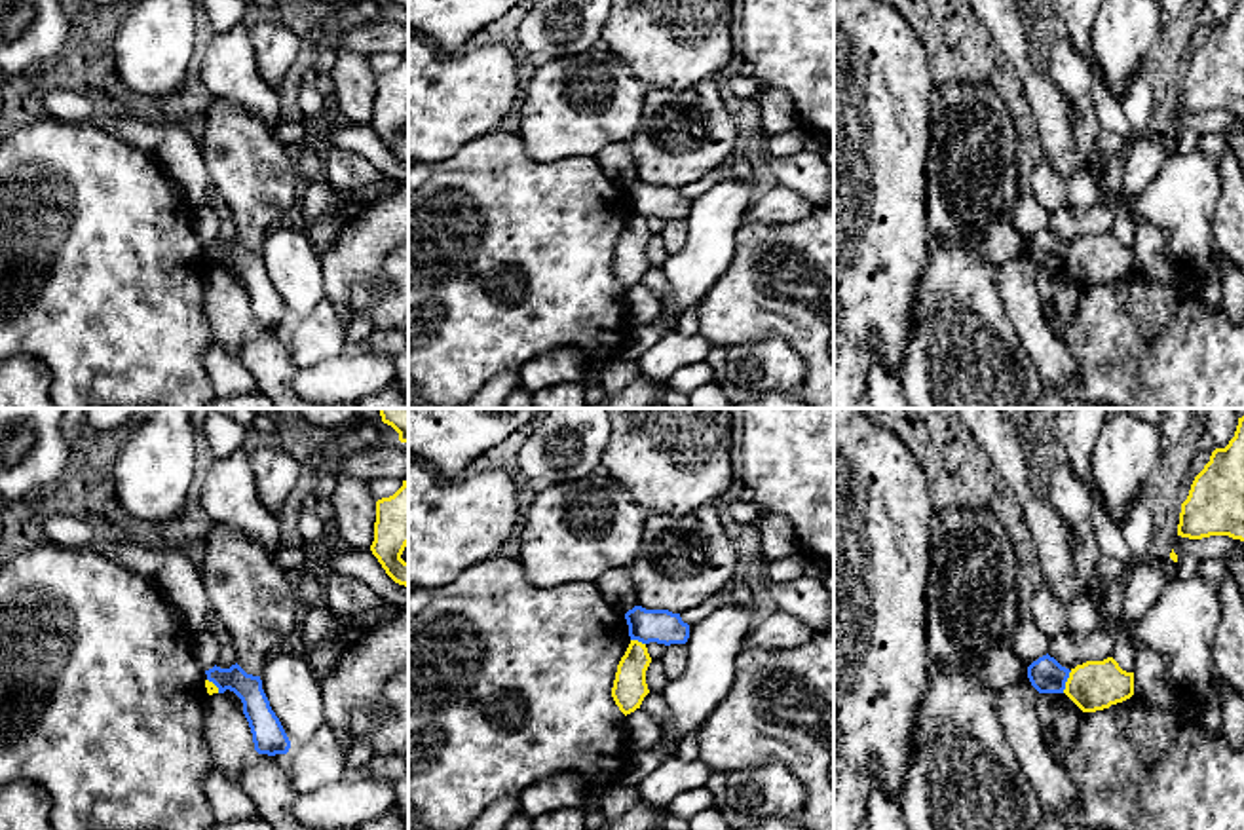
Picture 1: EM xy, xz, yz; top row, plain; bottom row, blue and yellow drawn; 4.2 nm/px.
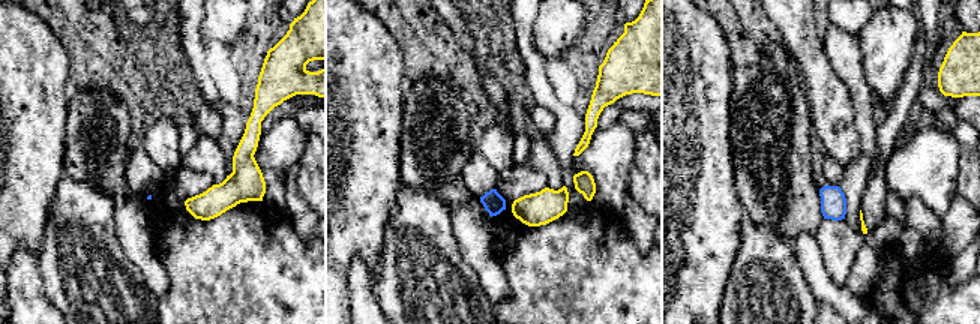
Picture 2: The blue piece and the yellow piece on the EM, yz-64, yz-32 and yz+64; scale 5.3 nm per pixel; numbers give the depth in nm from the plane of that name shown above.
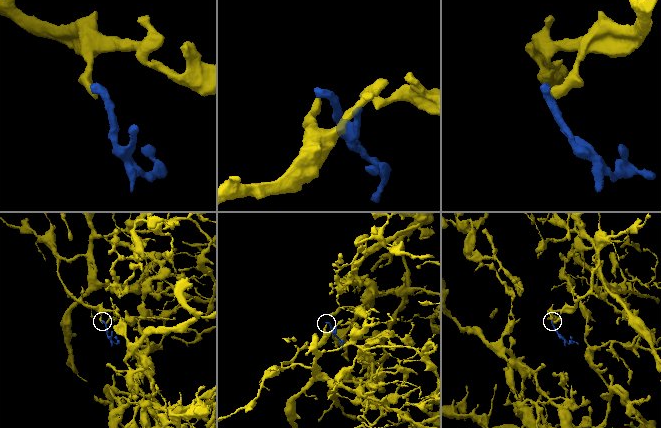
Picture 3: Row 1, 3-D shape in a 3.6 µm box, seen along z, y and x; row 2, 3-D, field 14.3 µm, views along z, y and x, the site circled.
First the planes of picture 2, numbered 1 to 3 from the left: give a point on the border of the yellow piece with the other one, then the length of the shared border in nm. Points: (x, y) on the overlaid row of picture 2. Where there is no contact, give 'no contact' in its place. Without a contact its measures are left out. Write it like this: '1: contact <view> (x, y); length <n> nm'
1: no contact
2: no contact
3: no contact

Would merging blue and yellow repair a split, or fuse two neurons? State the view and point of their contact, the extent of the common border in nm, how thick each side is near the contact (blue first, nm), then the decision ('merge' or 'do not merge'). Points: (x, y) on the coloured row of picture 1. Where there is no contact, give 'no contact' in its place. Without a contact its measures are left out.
yz (1066, 680) | 100 nm | 150/220 nm | do not merge

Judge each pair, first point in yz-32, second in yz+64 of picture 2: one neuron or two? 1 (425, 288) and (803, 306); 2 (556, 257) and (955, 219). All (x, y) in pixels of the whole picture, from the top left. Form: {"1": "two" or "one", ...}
{"1": "one", "2": "two"}

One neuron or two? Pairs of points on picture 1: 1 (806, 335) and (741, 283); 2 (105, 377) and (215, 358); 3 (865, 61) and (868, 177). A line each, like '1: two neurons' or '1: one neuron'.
1: one neuron
2: two neurons
3: one neuron

